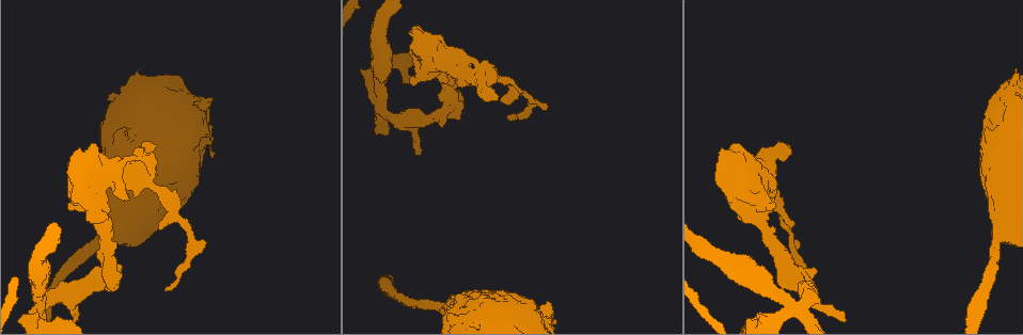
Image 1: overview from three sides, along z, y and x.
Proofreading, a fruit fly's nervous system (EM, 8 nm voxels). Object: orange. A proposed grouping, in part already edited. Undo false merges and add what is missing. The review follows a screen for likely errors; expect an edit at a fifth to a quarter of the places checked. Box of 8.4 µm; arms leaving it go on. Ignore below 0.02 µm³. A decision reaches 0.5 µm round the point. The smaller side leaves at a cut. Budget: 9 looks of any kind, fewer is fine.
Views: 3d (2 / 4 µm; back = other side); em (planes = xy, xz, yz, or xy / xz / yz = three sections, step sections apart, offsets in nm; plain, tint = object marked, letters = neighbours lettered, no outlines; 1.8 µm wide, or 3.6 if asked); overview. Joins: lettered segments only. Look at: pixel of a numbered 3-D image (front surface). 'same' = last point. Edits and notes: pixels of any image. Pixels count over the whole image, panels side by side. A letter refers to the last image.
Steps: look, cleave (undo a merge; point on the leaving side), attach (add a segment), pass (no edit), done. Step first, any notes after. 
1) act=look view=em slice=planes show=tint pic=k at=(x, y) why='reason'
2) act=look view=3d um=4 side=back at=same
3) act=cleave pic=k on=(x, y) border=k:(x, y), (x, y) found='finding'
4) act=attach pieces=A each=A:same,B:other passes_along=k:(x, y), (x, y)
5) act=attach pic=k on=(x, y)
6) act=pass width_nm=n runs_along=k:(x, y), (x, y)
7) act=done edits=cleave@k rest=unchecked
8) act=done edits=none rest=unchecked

act=look view=3d um=2 pic=1 at=(552, 312) why='branch stops here'

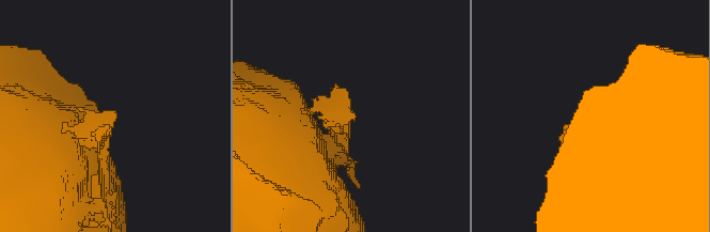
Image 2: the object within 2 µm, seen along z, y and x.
act=look view=em slice=yz step=8 show=letters pic=2 at=(115, 110)

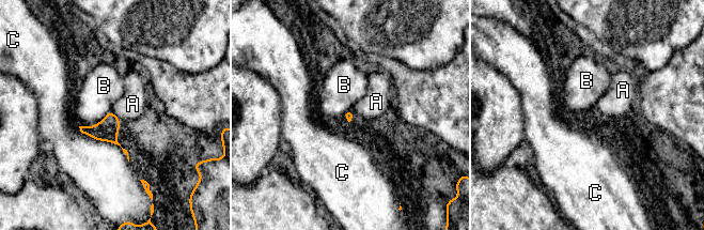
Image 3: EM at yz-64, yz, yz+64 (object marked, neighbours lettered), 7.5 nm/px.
act=pass each=A:other,B:other,C:other border=3:(111, 109), (97, 123), (79, 126) found='none of them fits'

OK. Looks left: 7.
act=look view=em slice=xy step=4 show=letters pic=1 at=(118, 270) why='branch stops here'

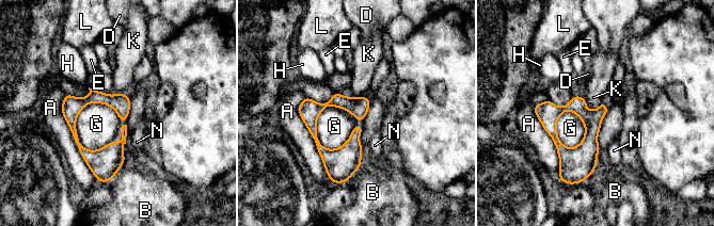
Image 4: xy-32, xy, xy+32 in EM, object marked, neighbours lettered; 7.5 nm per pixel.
act=look view=em slice=planes show=letters at=same

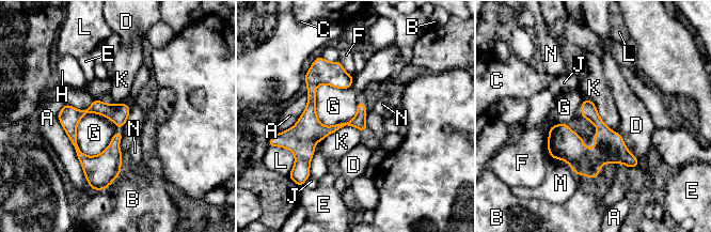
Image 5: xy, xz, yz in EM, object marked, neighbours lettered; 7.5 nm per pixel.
act=pass longest_contact=A:700nm each=A:other,B:other,C:other,D:other,E:other,F:other,G:other,H:other,J:other,K:other,L:other,M:other,N:other border=5:(353, 76), (317, 88), (322, 125) found='none of them fits'

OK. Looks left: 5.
act=look view=3d um=4 pic=1 at=(96, 203) why='calibre changes'

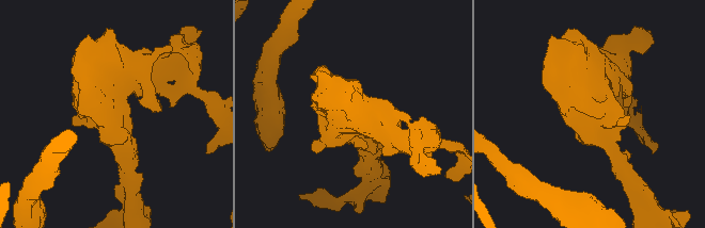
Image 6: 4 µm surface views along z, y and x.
act=look view=em slice=planes show=plain pic=6 at=(113, 120) why='shape alone is not enough'

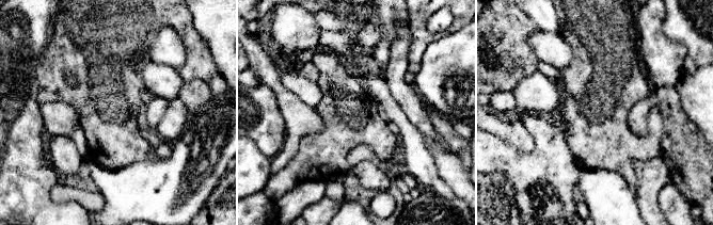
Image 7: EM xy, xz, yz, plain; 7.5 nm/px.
act=look view=em slice=planes show=letters at=same

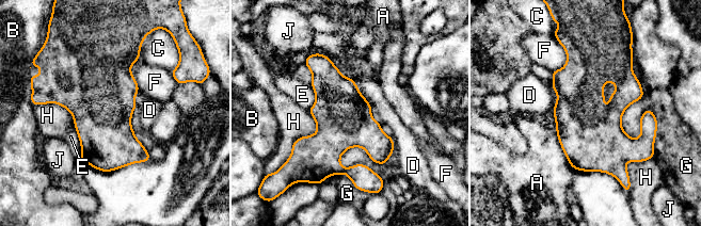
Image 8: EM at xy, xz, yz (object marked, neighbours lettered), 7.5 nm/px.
act=pass each=A:other,B:other,C:other,D:other,E:other,F:other,G:other,H:other,J:other border=8:(548, 83), (556, 93), (553, 110) found='all the same neuron'

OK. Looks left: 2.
act=look view=em slice=xz step=4 show=tint pic=1 at=(40, 305) why='abrupt turn'

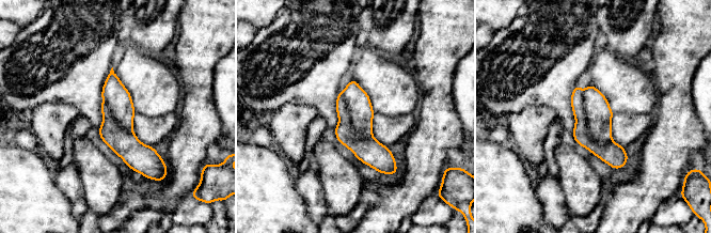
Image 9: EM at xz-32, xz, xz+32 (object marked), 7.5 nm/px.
act=look view=em slice=planes show=letters at=same

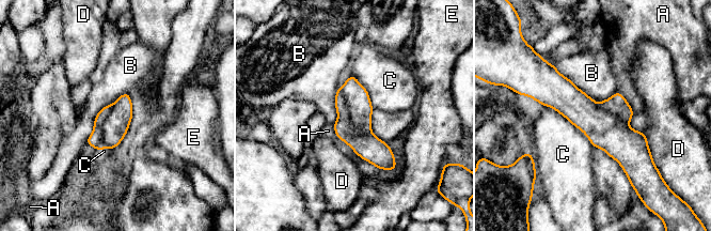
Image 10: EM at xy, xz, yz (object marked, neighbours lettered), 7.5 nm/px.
act=cleave pic=10 on=(366, 145) width_nm=260 each=A:other,B:other,C:other,D:other,E:other part_leaving=10:(338, 93), (344, 125), (391, 165) found='a second neuron is stuck on'

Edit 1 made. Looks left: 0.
act=done edits=cleave@10 rest=unchecked

